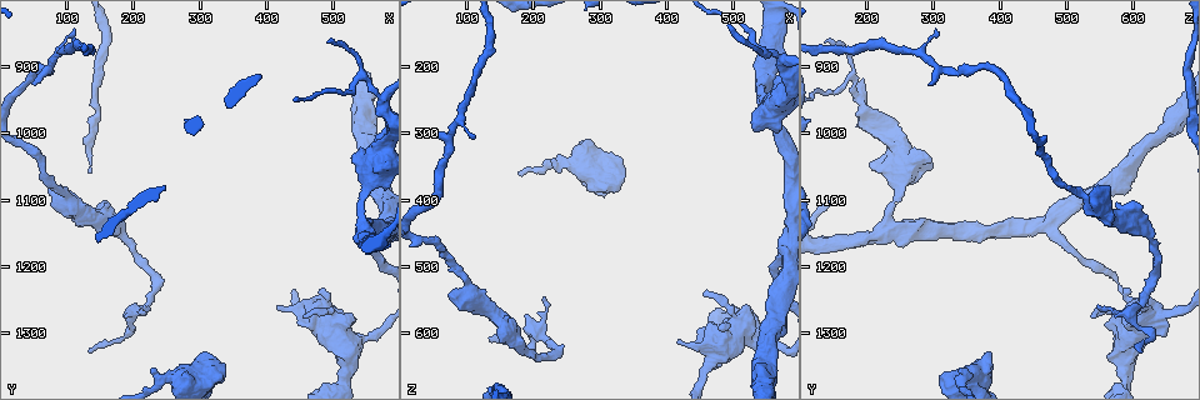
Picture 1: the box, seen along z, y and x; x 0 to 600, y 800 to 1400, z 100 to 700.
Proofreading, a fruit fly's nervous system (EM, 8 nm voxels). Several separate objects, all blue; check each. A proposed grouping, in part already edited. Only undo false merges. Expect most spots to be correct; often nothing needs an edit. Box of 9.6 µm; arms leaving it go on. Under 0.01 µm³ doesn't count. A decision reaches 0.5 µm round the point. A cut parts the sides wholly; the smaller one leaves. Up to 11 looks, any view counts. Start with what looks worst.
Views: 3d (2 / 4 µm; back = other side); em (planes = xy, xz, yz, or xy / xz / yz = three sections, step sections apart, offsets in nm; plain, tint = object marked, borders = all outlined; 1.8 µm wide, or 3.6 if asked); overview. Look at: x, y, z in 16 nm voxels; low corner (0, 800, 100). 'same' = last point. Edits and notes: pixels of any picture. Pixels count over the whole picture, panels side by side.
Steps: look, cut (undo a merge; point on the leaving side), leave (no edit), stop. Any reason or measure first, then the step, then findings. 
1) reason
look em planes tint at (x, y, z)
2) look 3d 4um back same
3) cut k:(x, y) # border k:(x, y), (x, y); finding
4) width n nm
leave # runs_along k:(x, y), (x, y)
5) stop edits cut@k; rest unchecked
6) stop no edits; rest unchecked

sudden change in width
look em 3.6um planes tint at (545, 915, 180)

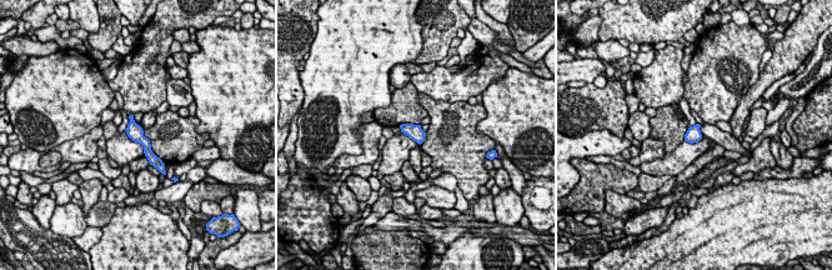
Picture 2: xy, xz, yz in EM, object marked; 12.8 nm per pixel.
leave # runs_along 2:(131, 125), (159, 164); one cell here

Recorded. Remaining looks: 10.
branch point
look em xy step 8 tint at (205, 1265, 595)

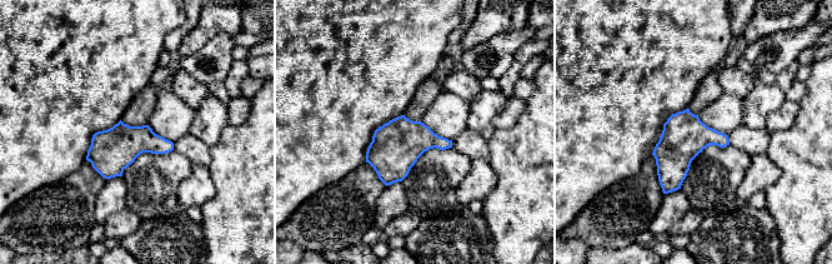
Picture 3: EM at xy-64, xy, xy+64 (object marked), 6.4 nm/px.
another direction
look em xz step 16 tint same

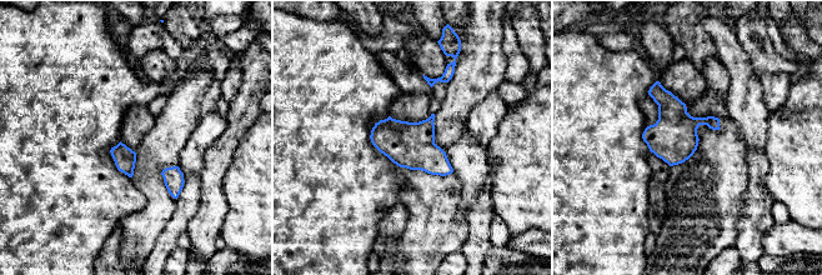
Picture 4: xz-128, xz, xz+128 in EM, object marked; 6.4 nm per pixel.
width 100 nm
leave # all the same cell

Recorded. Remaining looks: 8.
thick turns thin
look em 3.6um planes plain at (305, 1370, 360)

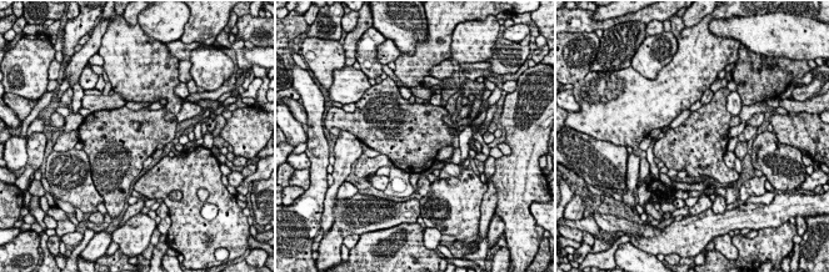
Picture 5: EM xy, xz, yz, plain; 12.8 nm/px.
look em 3.6um planes tint same

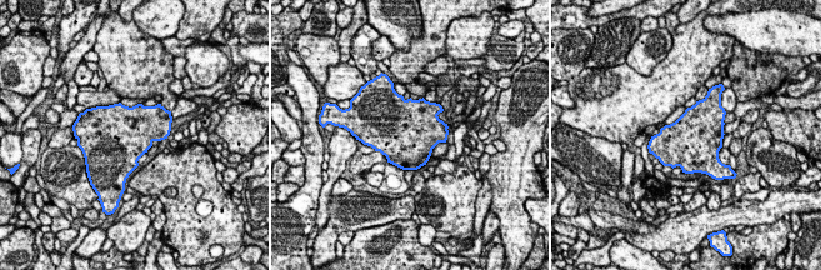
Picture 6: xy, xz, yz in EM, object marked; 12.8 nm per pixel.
leave # one cell here

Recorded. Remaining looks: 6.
sudden change in width
look 3d 4um at (535, 1310, 610)

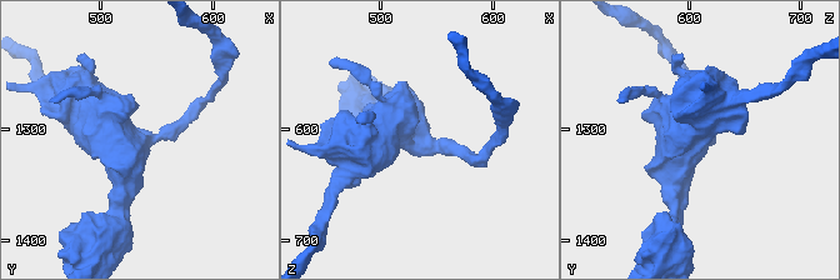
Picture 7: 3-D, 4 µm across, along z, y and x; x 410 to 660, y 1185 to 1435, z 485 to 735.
look em 3.6um planes tint at (538, 1310, 606)

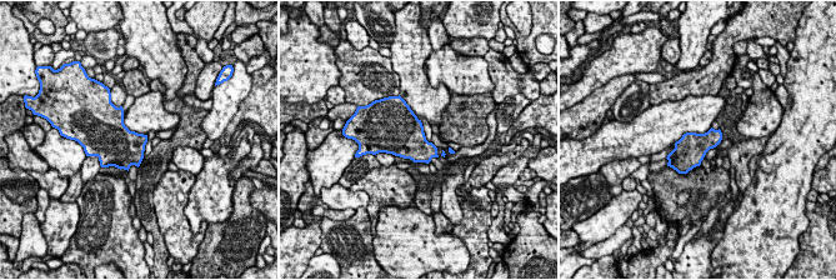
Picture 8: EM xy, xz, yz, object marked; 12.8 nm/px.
leave # continuous, no second cell

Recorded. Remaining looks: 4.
stop no edits; rest unchecked

